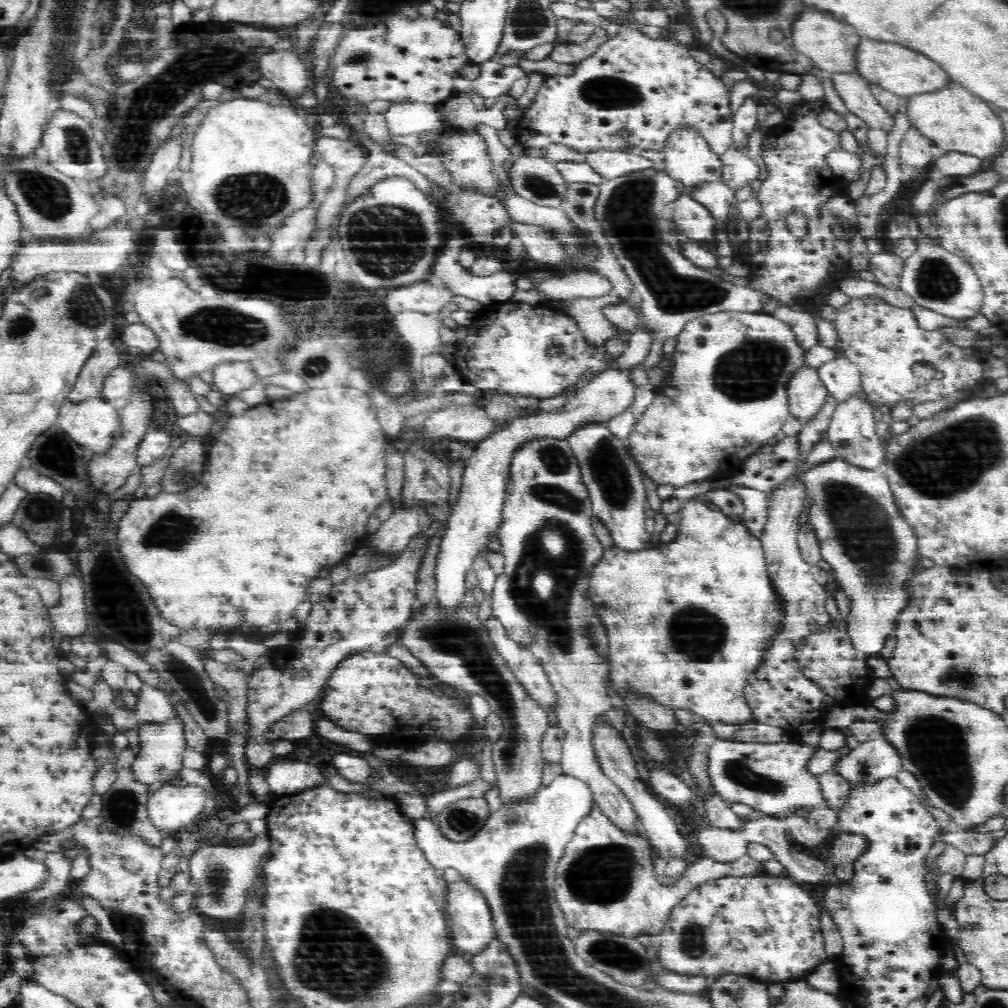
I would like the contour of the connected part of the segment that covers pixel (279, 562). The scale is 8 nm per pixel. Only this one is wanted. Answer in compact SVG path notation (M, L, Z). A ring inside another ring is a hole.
M348 385L330 388L316 387L306 392L293 393L286 400L274 400L274 404L259 404L246 410L240 416L231 416L220 432L218 440L208 449L206 460L206 486L192 487L190 490L166 494L158 493L153 499L144 496L134 500L129 510L119 520L119 547L127 567L136 574L146 586L160 612L178 626L204 626L204 628L234 628L234 626L257 626L269 630L275 626L291 626L296 609L307 600L307 586L320 574L324 566L335 566L346 556L352 556L362 538L368 533L368 518L389 498L386 488L386 462L384 462L384 432L378 423L378 409L368 391Z

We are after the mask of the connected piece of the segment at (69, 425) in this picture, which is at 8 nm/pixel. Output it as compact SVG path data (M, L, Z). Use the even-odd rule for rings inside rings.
M102 399L74 402L62 400L56 416L60 425L72 439L95 452L106 450L117 431L117 411Z

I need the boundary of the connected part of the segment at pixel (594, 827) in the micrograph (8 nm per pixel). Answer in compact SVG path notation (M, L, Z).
M594 807L592 812L588 814L587 817L582 818L582 820L579 822L576 830L576 836L574 836L574 839L568 843L562 858L557 864L556 876L554 878L554 898L556 898L558 906L560 906L560 910L564 912L564 918L566 918L566 924L568 924L568 926L572 926L572 928L576 928L576 930L596 930L596 932L617 934L621 937L636 939L640 935L659 934L662 928L664 928L664 925L668 922L669 914L672 912L672 909L684 898L686 894L688 894L691 890L694 890L694 888L697 886L700 886L709 880L716 880L717 878L726 875L735 877L762 877L764 874L767 873L764 868L763 861L756 860L747 854L741 856L736 861L729 863L720 863L708 856L700 856L699 858L692 859L690 861L689 866L682 874L682 878L677 883L672 885L664 885L660 881L656 880L656 874L652 868L652 863L650 863L650 849L648 849L647 840L641 838L641 836L629 836L628 834L621 832L616 826L612 825L612 823L610 823L610 821L608 821L608 819L606 819L602 813L600 813L598 808Z

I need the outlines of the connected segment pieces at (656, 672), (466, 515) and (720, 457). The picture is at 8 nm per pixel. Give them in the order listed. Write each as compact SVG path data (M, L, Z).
M687 500L681 508L681 520L677 525L677 536L664 546L654 549L644 549L638 552L626 552L616 547L608 549L603 556L603 560L595 566L594 576L591 578L591 597L595 599L595 605L600 610L600 618L604 618L604 626L608 626L608 636L612 638L611 646L611 678L614 678L615 688L620 694L624 693L624 688L635 688L642 695L658 700L660 704L670 708L687 709L706 719L707 724L712 726L714 723L735 724L755 720L755 712L746 703L744 697L744 687L747 679L760 670L766 662L767 654L771 652L774 645L774 636L783 632L782 626L787 616L787 601L779 593L775 586L774 579L768 572L767 558L764 554L761 540L758 536L751 533L744 523L738 524L730 520L720 510L712 510L709 506L699 501Z
M617 369L606 370L591 378L588 384L578 388L564 401L564 406L552 412L537 411L501 423L500 428L482 439L478 448L465 456L465 469L456 504L447 522L445 535L441 538L436 565L436 596L443 606L456 606L463 602L464 570L470 568L472 556L482 548L487 550L487 535L496 532L500 524L500 512L504 507L505 492L511 473L511 462L515 454L532 441L540 439L567 440L568 436L586 425L605 423L620 414L634 398L635 385L629 373Z
M728 310L695 314L676 334L672 369L654 386L656 397L634 422L626 439L632 460L659 488L675 489L700 481L715 482L712 476L726 474L728 464L710 462L734 462L734 466L738 466L780 434L791 414L786 382L790 374L805 366L804 356L805 352L798 347L788 325L772 314Z

